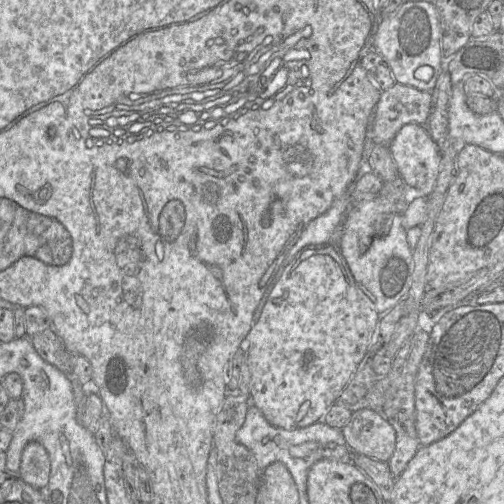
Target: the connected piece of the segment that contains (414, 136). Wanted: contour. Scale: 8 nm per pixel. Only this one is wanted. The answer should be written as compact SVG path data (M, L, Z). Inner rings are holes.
M404 125L389 145L392 159L405 184L417 194L429 196L433 191L442 160L442 150L430 136L426 126Z

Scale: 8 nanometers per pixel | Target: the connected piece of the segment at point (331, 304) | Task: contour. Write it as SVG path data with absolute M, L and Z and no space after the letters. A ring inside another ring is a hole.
M338 239L323 244L303 247L297 253L299 253L299 258L294 264L292 264L291 259L286 262L278 277L278 281L275 283L268 296L258 321L250 329L244 346L246 351L246 361L251 370L251 404L255 405L262 412L271 425L288 430L307 427L321 421L329 408L338 401L342 391L347 386L357 370L358 365L364 358L368 347L374 341L379 320L381 318L381 314L376 310L372 299L355 281L341 254Z

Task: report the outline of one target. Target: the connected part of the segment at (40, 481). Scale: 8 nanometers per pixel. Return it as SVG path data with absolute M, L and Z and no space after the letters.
M37 441L29 442L23 449L19 477L37 490L48 485L50 458L45 447Z

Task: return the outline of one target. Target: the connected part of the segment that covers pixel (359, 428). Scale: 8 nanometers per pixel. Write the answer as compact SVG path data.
M371 408L353 411L341 431L353 454L388 462L396 447L395 429L380 412Z

